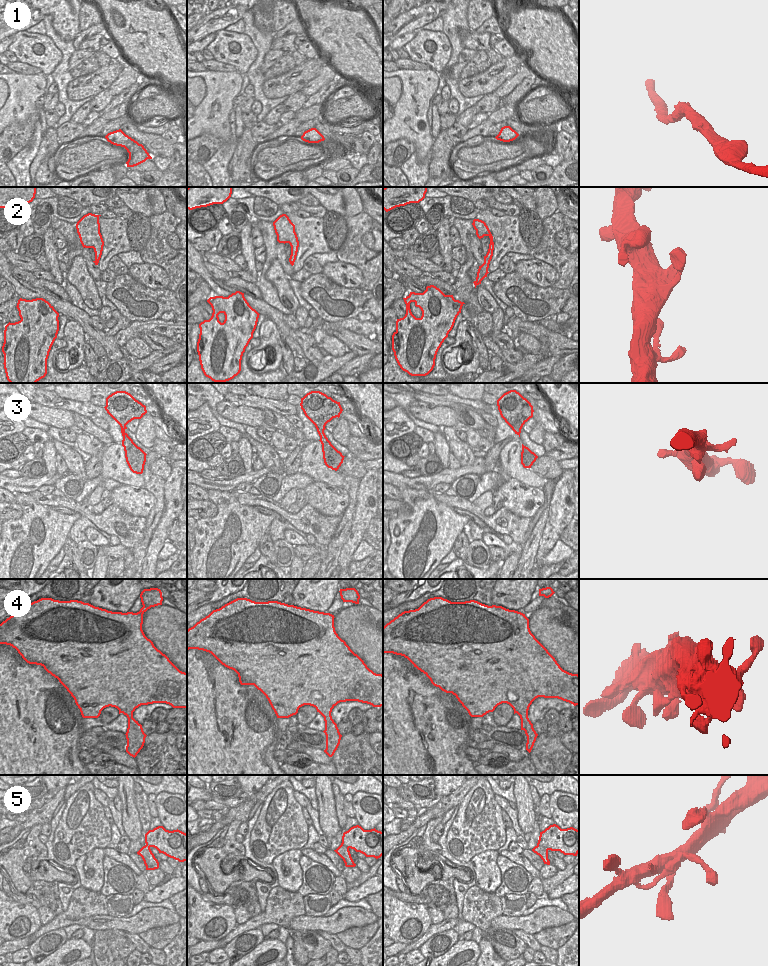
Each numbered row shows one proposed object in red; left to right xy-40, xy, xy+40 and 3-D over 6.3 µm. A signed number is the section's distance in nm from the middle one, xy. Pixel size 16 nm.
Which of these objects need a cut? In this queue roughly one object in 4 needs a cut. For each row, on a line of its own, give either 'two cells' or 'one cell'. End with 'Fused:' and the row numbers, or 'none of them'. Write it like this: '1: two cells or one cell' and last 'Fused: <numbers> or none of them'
1: one cell
2: one cell
3: one cell
4: one cell
5: one cell
Fused: none of them

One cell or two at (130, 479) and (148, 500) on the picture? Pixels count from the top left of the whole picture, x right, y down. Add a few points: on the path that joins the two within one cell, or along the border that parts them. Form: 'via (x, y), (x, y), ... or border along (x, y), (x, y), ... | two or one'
border along (122, 484), (143, 488) | two

